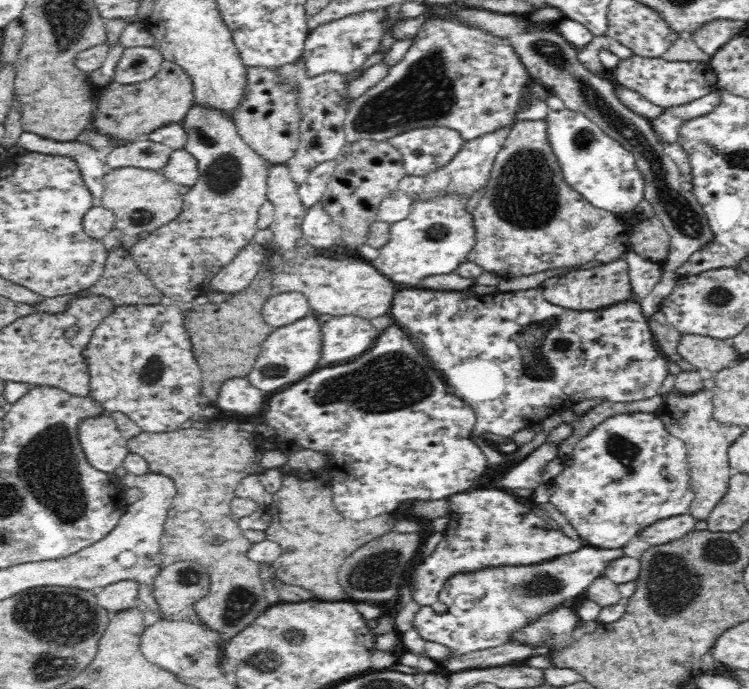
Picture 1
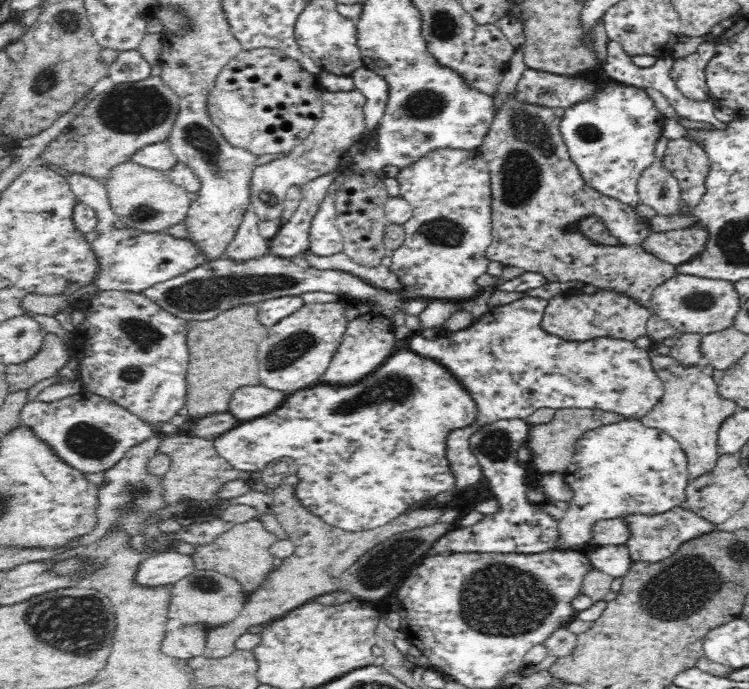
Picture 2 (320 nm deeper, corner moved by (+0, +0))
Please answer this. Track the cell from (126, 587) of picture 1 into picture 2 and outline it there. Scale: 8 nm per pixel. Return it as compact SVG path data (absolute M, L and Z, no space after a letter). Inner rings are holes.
M175 550L144 557L140 563L136 582L142 586L174 584L196 570L191 556Z

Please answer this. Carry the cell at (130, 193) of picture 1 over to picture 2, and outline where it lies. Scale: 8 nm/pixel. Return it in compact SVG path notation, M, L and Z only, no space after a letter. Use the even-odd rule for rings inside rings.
M131 160L112 167L103 185L113 213L130 229L144 232L168 229L184 221L190 206L194 205L193 196L184 187L174 184L169 177L169 171L146 168Z

